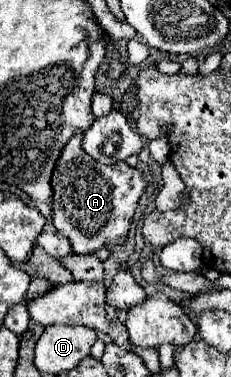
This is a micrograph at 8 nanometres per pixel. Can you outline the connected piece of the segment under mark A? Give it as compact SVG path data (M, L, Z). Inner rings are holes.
M77 132L73 142L63 148L53 172L53 224L59 234L69 238L73 252L93 254L103 246L125 242L147 182L139 170L125 162L113 166L97 164L97 160L81 150L81 136L83 132Z

